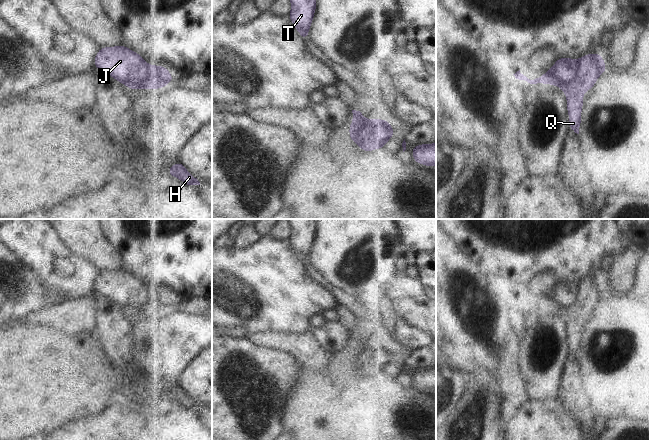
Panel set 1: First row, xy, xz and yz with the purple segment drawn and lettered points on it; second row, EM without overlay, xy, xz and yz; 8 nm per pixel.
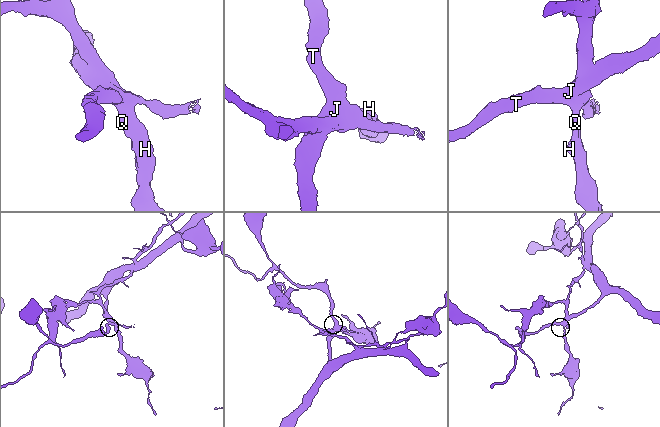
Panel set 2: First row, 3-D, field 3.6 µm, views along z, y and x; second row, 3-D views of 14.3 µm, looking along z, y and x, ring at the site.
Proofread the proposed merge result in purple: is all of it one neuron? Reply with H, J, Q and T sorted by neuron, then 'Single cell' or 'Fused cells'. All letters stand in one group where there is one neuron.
Groups: H Q / J T. Fused cells.

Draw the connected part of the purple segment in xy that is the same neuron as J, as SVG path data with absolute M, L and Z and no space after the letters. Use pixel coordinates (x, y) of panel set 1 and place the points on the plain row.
M122 269L100 271L94 291L131 314L164 311L173 305L173 299L166 291L150 289L140 278Z

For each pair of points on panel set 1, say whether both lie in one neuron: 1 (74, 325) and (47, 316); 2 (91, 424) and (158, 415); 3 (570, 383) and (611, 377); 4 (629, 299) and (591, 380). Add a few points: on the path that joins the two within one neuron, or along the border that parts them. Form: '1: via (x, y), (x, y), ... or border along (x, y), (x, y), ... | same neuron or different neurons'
1: via (67, 318), (54, 316) | same neuron
2: via (108, 424), (141, 424) | same neuron
3: border along (577, 358), (584, 385), (584, 399), (589, 404) | different neurons
4: via (629, 324), (636, 336), (637, 354), (616, 375) | same neuron

